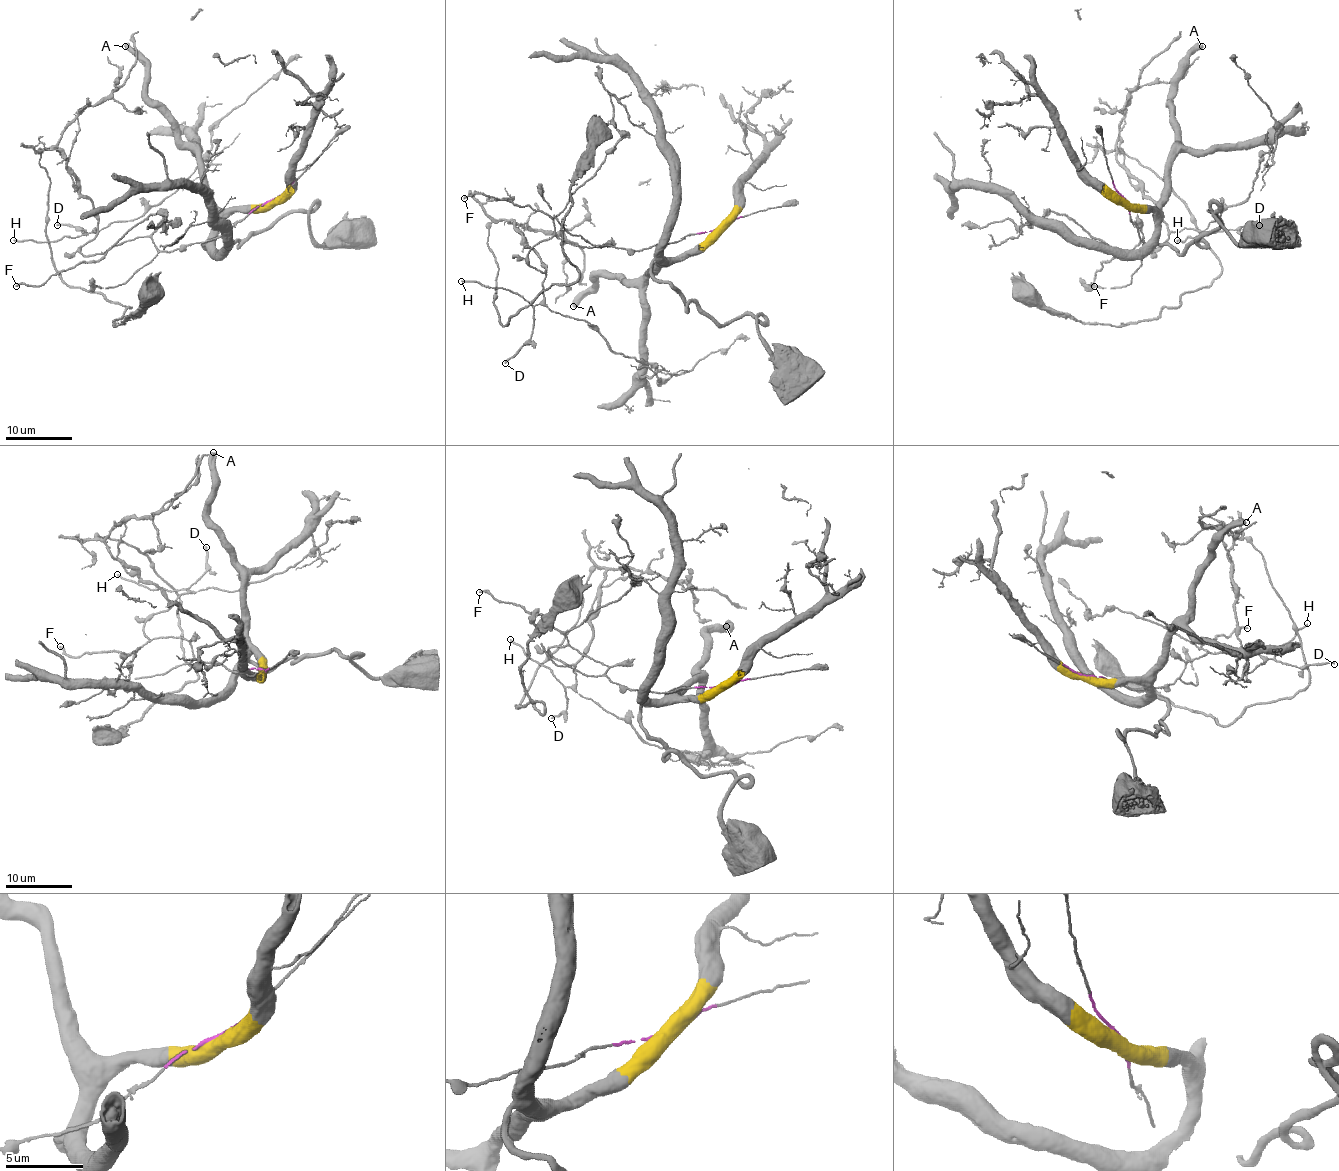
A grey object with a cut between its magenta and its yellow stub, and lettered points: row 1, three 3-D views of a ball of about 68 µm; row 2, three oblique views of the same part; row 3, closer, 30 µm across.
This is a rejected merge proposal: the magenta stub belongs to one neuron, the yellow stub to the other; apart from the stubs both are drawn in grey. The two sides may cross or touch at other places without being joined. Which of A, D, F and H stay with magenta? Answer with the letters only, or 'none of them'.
D, F, H

